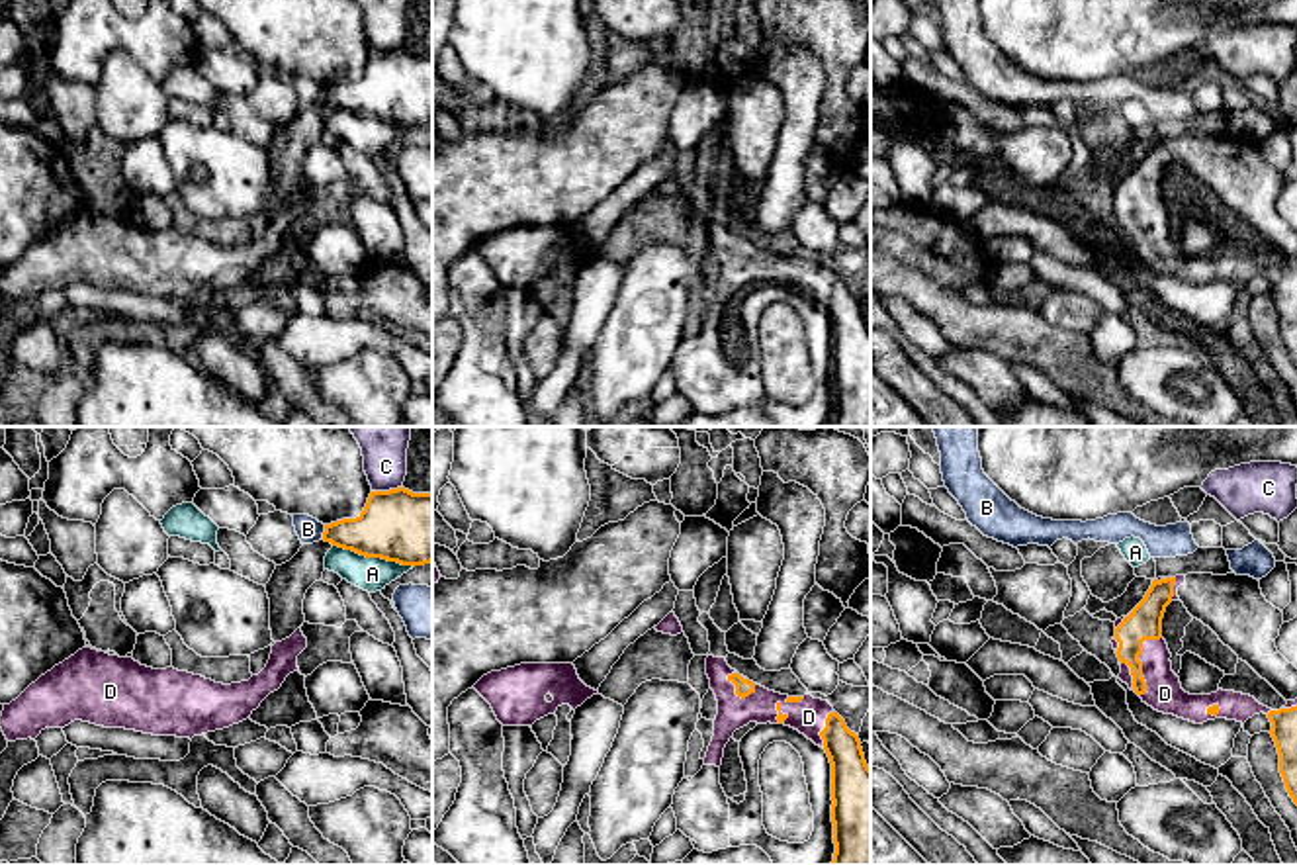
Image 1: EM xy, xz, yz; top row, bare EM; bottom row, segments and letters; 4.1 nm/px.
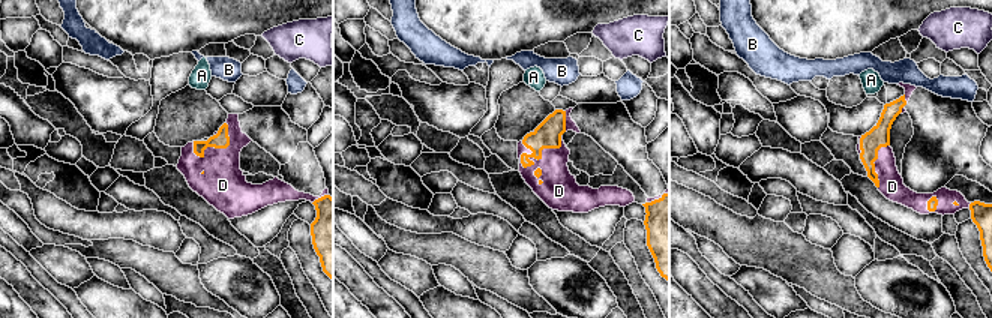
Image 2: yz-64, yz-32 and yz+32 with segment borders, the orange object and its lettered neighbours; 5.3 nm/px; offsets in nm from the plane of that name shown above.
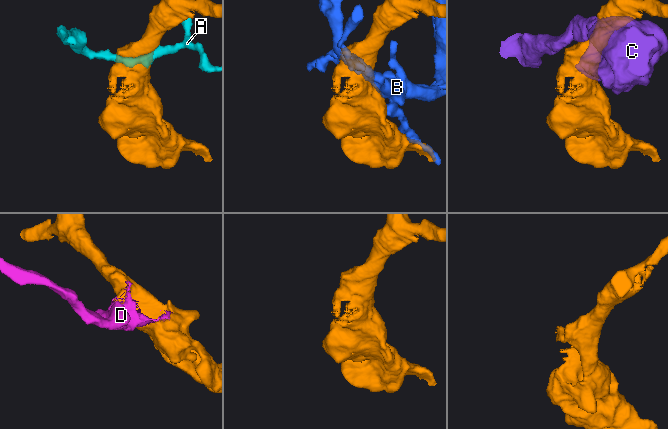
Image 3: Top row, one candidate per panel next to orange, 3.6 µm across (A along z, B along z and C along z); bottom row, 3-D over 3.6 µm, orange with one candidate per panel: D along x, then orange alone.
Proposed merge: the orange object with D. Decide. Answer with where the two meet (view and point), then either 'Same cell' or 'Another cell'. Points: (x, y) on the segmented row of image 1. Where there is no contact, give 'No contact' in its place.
Touches orange at yz (1141, 662). Same cell

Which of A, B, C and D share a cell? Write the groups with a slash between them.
A / B / C / D

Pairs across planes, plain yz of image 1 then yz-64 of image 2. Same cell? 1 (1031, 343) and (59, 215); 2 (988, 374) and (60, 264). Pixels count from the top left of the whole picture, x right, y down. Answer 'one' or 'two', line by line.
1: two
2: one

